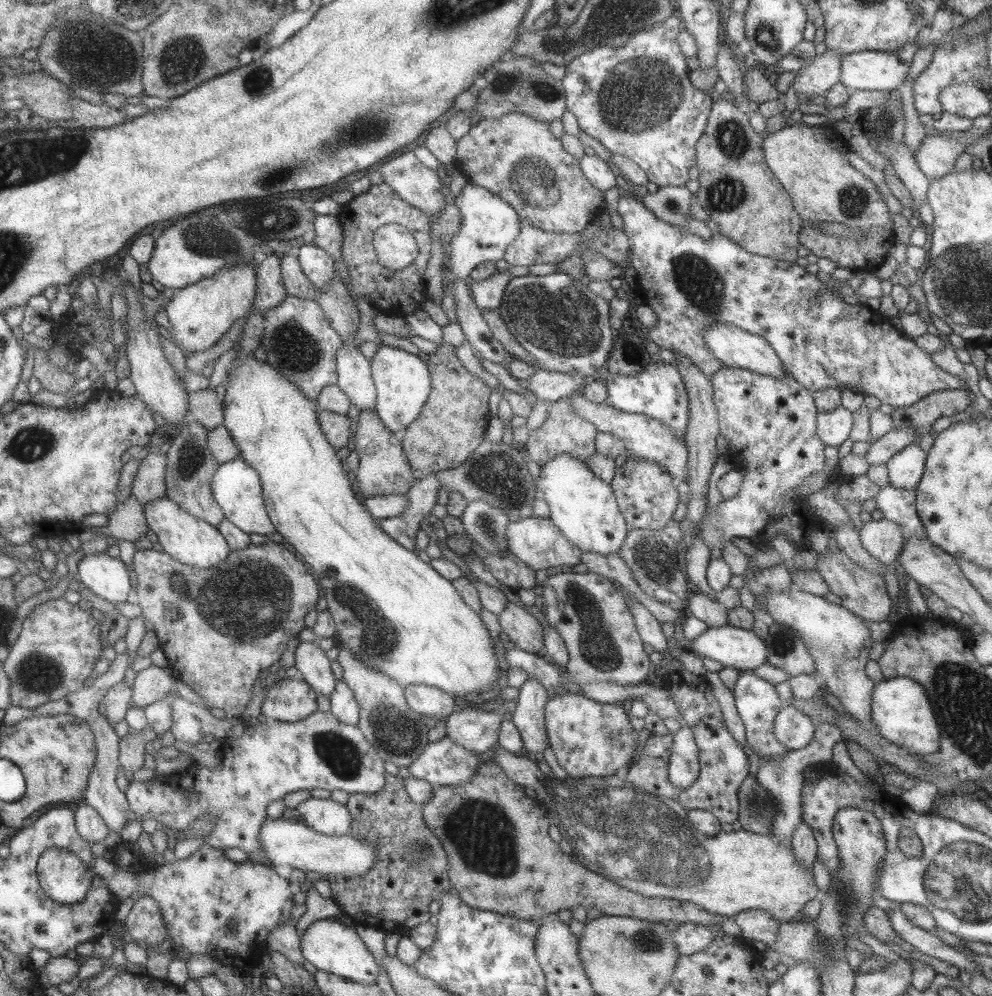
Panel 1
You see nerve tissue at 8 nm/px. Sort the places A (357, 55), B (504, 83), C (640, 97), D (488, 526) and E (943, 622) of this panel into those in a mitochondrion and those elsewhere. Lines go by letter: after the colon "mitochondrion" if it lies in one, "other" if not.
A: other
B: mitochondrion
C: mitochondrion
D: mitochondrion
E: other

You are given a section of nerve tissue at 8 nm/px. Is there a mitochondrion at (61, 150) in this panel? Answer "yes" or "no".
yes

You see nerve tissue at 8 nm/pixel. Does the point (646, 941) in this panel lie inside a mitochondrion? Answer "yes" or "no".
yes

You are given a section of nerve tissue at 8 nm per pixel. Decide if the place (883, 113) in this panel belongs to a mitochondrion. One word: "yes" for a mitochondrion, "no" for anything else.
yes

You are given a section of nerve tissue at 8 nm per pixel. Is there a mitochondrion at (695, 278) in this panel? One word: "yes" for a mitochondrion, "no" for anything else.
yes

